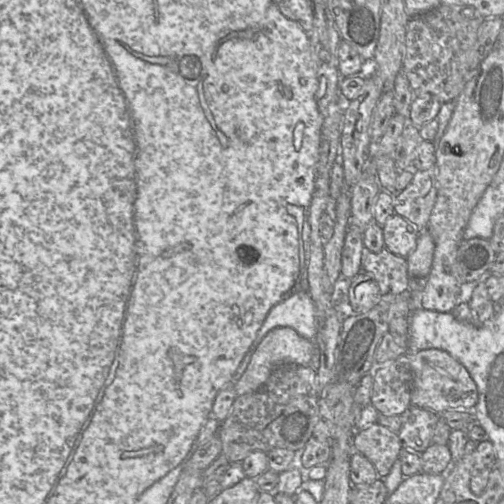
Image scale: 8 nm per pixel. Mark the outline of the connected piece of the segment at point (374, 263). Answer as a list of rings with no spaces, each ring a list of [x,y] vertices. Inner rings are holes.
[[[386,247],[377,253],[365,252],[362,271],[375,279],[382,294],[408,294],[410,276],[407,260]]]

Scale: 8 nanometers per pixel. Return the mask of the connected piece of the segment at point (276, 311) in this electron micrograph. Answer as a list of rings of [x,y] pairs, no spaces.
[[[300,289],[271,308],[234,374],[233,384],[245,372],[254,351],[265,335],[276,327],[291,327],[304,338],[314,340],[316,336],[316,307],[307,291]]]

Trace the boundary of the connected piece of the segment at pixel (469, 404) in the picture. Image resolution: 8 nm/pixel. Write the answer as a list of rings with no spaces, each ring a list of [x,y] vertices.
[[[439,349],[408,352],[412,372],[411,405],[441,414],[448,410],[472,410],[478,401],[477,386],[468,370],[449,353]]]

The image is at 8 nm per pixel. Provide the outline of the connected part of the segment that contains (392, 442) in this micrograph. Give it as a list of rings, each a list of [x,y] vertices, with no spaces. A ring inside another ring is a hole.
[[[376,422],[355,432],[353,449],[365,456],[375,467],[379,478],[383,478],[390,473],[402,445],[397,433]]]

